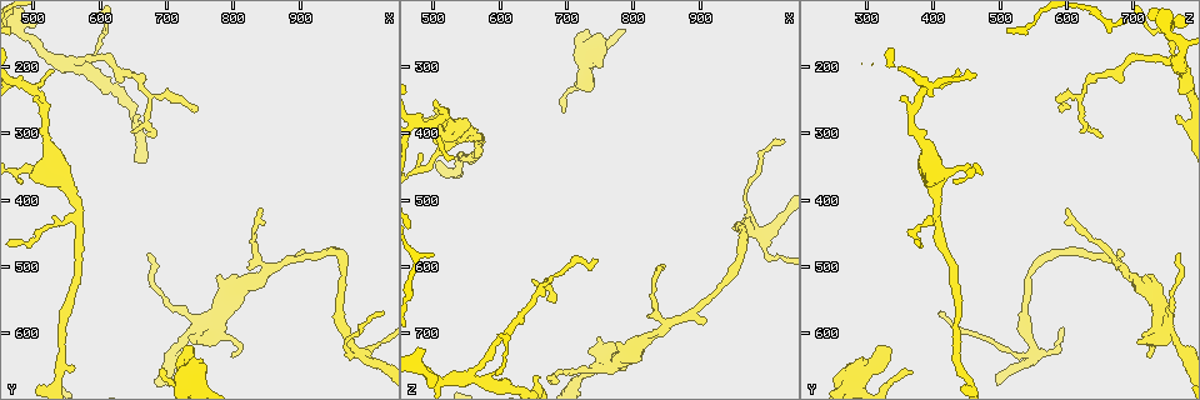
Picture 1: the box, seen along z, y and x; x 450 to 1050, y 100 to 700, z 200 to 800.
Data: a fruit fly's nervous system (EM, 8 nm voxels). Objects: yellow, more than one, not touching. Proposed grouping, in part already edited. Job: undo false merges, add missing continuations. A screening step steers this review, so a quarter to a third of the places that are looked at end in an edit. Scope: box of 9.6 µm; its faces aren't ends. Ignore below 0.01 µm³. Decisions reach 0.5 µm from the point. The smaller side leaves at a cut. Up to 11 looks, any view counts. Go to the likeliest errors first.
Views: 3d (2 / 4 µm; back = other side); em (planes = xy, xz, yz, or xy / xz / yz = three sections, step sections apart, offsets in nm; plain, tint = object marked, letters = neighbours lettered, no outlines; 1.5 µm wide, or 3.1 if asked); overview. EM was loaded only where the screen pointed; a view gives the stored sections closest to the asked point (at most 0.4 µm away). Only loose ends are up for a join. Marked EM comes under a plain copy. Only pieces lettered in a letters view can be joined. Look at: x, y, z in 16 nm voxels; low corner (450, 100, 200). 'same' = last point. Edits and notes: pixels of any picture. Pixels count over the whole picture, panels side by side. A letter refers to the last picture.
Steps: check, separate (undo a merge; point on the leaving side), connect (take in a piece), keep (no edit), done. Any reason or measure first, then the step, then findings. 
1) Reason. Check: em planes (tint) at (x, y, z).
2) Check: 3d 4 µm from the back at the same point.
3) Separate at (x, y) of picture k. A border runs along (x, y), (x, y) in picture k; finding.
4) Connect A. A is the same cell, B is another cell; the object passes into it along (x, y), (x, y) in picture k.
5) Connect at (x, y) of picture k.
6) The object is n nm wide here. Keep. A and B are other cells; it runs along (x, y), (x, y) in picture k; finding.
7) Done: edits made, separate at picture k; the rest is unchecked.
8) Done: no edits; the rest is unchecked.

Branch point. Check: 3d 2 µm at (570, 420, 405).

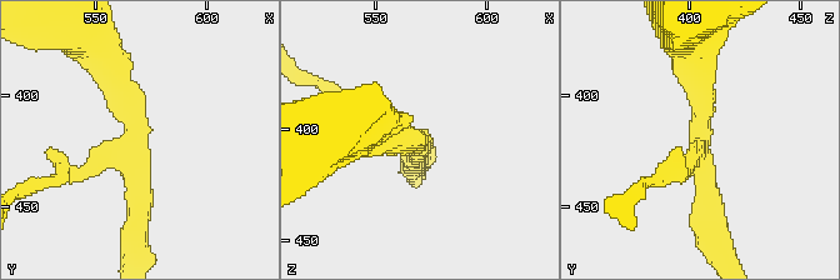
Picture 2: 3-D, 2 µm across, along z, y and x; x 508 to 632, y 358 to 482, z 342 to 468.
3 arms meet here; now the EM. Check: em yz step 4 (tint) at (568, 417, 405).

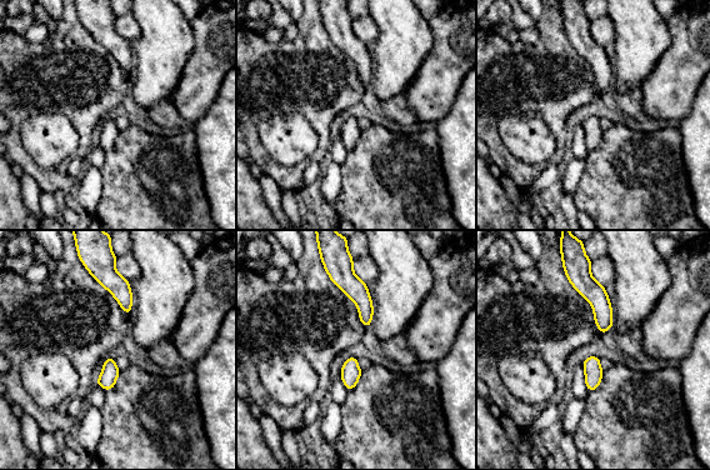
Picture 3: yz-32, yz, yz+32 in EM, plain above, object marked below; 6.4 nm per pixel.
Cut it another way. Check: em planes (letters) at the same point.

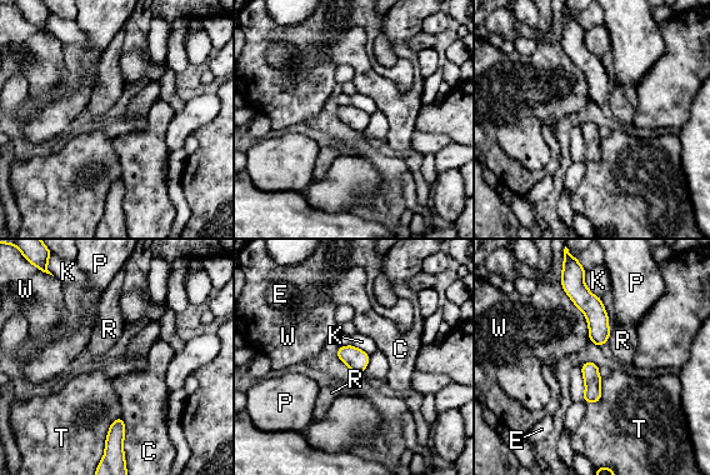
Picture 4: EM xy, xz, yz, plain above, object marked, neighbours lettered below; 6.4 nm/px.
Keep. C, E, K, P, R, T and W are other cells; a border runs along (584, 274), (586, 288), (599, 298) in picture 4; all the same neuron.

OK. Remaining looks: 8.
An open end. Check: em planes (letters) at (680, 305, 655).

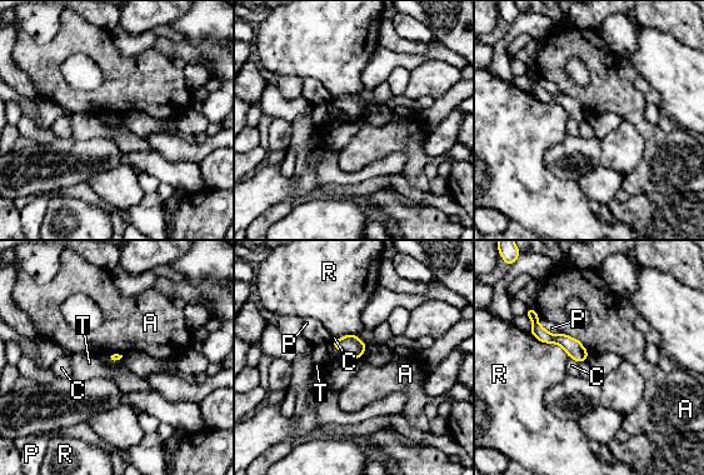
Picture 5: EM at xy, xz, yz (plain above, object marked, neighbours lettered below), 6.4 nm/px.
The longest contact is with R, 300 nm. Keep. A, C, P, R and T are other cells; none of them fits.

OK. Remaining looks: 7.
Thin end. Check: 3d 2 µm at (795, 635, 725).

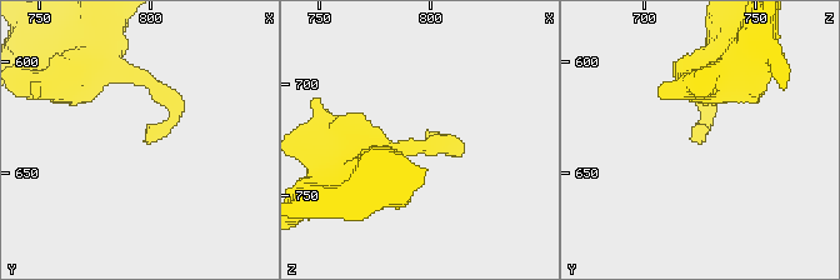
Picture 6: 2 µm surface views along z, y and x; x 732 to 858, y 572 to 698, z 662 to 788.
Check: em xy step 8 (letters) at (796, 637, 724).

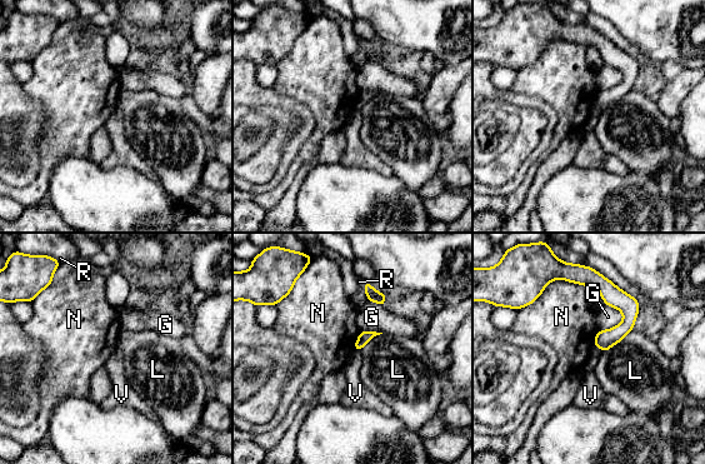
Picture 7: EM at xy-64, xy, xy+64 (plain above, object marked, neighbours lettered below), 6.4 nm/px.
Check: em planes (letters) at the same point.

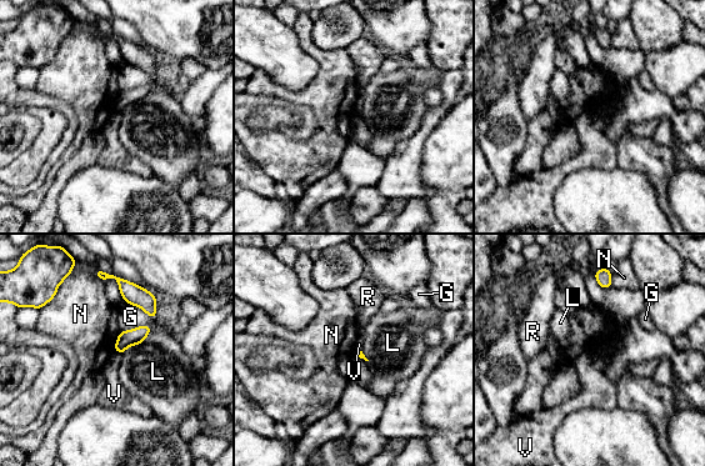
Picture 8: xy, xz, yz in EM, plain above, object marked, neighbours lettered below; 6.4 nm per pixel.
Keep. G, L, N, R and V are other cells; a border runs along (115, 351), (121, 354) in picture 8; no lettered piece goes on from it.

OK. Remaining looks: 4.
Sudden change in width. Check: 3d 4 µm at (600, 170, 760).

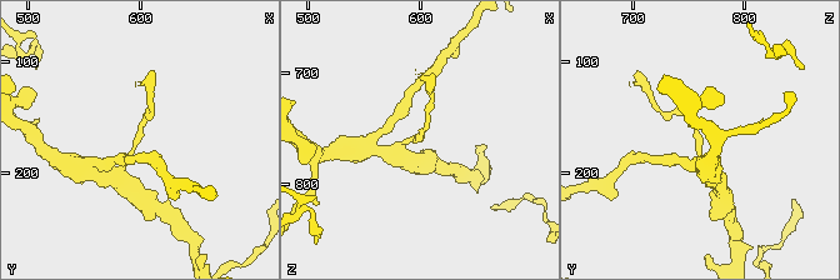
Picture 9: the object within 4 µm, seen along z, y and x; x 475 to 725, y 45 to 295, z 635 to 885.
Check: em planes (letters) at (600, 170, 758).

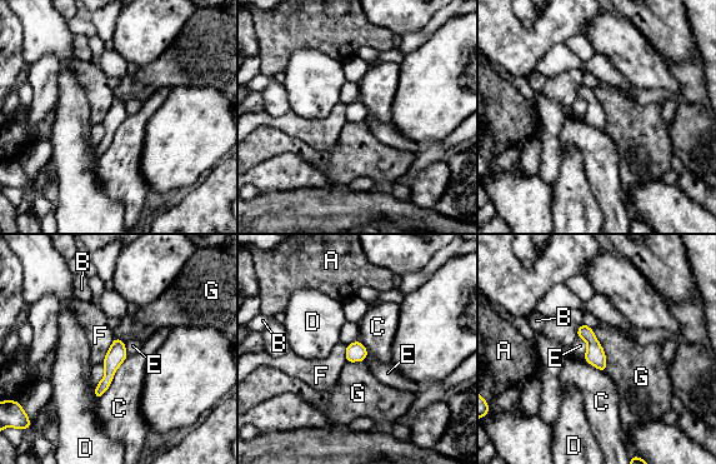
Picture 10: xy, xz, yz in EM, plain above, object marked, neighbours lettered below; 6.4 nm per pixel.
The object is 120 nm wide here. Keep. A, B, C, D, E, F and G are other cells; a border runs along (128, 355), (98, 399) in picture 10; all the same neuron.

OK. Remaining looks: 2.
Done: no edits; the rest is unchecked.

